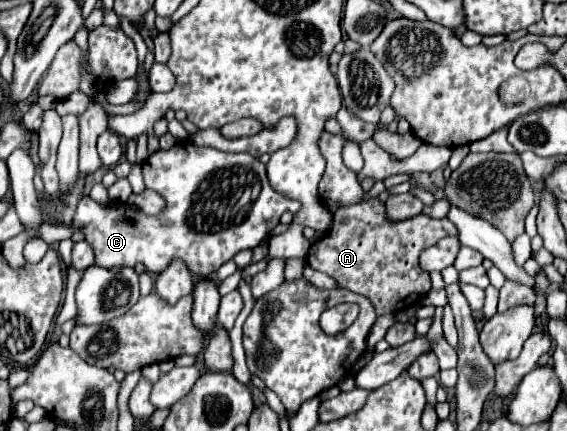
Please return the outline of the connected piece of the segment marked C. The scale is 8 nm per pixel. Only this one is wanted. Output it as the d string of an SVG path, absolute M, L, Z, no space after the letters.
M178 141L172 149L160 149L150 155L142 165L142 175L146 187L158 191L166 199L166 209L156 217L144 215L126 203L110 203L102 207L88 195L78 203L72 225L82 229L86 241L96 253L96 265L100 267L136 267L136 263L142 263L146 271L158 275L174 257L180 257L196 277L208 277L238 251L260 245L260 241L280 223L280 205L284 205L284 199L280 203L280 193L276 195L270 187L264 163L248 153L224 153L214 147L198 147L192 141Z

